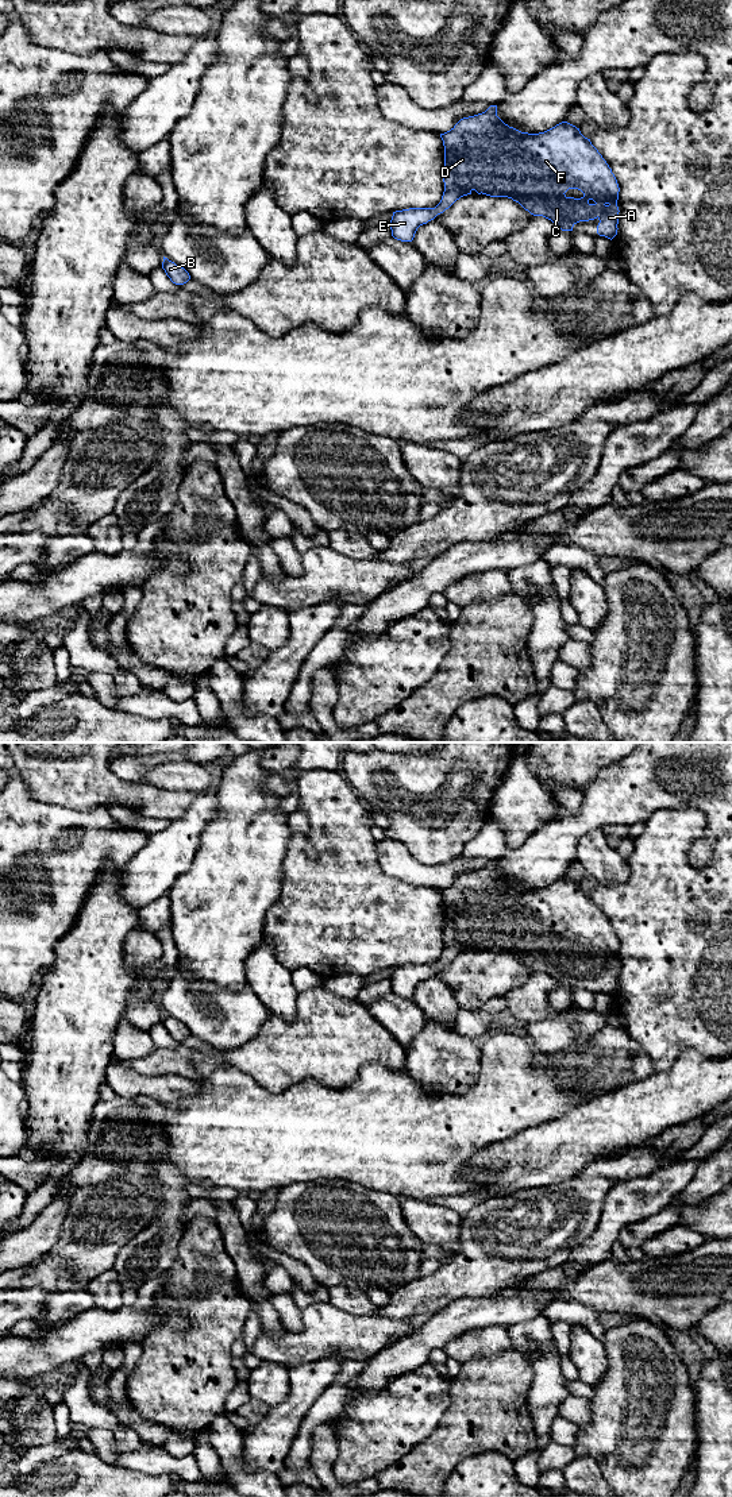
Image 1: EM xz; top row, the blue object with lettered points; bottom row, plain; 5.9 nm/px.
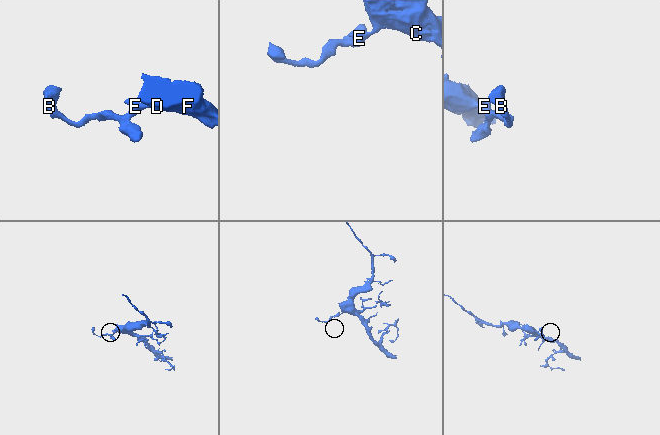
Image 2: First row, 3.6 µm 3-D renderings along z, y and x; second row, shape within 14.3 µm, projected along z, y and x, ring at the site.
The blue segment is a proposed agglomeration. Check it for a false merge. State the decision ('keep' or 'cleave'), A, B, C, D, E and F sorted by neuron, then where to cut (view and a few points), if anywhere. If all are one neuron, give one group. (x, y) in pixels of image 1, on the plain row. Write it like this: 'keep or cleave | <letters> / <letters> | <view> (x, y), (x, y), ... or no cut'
keep | A B C D E F | no cut

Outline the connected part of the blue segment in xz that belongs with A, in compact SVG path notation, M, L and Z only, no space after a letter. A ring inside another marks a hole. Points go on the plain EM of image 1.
M490 861L482 869L461 875L450 887L440 890L440 894L444 902L442 956L435 964L393 968L389 981L394 995L412 998L420 981L434 976L473 946L490 953L512 954L531 971L551 976L562 987L573 987L579 977L598 975L600 992L612 996L617 991L617 935L590 895L575 881L562 877L544 888L521 888L505 880L497 872L497 861ZM569 945L578 945L583 952L567 953L565 949Z

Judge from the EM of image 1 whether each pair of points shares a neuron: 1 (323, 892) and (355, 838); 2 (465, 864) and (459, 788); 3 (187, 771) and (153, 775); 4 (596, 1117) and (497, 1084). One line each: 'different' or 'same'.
1: same
2: different
3: same
4: different

